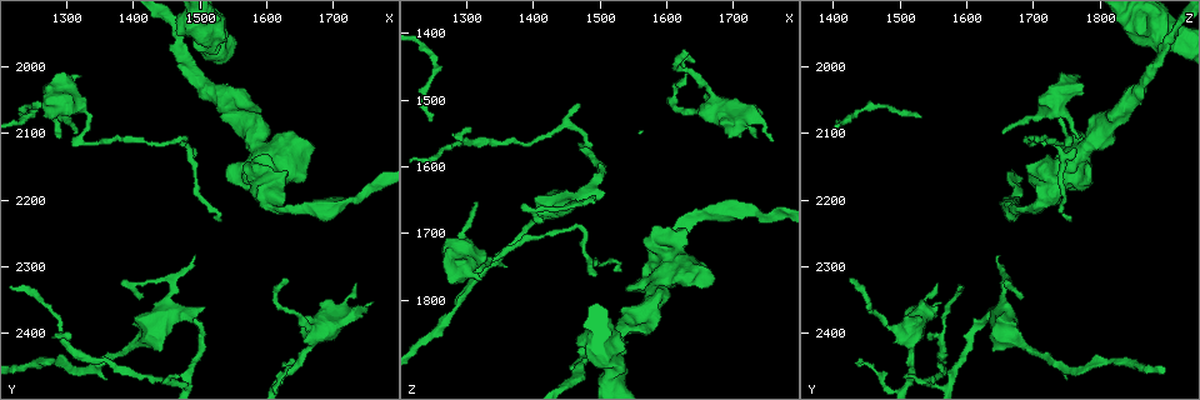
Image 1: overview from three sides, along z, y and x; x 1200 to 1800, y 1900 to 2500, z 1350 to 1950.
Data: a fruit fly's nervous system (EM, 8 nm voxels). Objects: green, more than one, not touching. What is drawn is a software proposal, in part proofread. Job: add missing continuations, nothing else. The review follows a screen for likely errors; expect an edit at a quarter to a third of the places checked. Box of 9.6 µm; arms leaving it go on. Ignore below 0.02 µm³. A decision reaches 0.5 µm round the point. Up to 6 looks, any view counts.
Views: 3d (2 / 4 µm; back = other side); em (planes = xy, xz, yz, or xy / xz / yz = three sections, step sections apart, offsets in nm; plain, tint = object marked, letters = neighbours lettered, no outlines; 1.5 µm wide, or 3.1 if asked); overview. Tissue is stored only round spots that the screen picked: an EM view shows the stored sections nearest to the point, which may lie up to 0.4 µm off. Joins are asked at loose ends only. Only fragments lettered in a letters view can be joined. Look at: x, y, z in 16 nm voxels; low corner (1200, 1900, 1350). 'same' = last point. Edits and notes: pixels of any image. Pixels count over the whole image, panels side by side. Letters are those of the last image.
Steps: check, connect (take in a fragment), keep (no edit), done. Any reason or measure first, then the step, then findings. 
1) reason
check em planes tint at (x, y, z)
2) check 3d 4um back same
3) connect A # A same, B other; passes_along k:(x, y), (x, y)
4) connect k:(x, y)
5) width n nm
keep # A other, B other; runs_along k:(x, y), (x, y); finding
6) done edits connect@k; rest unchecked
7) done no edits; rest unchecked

an open end
check 3d 4um at (1495, 2280, 1650)

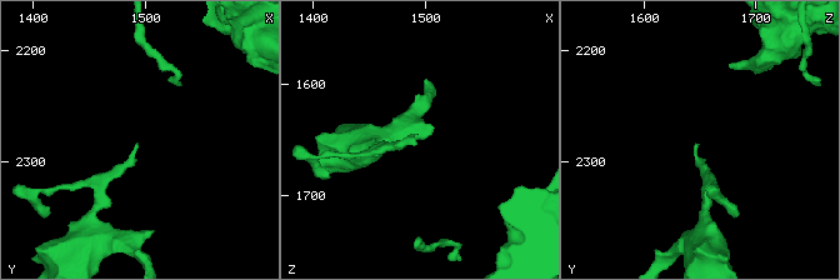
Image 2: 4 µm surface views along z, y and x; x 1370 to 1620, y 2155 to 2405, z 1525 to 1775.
check em planes letters at (1490, 2282, 1644)

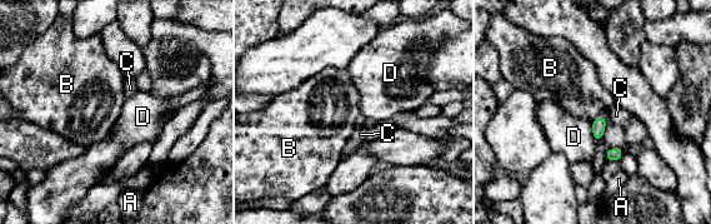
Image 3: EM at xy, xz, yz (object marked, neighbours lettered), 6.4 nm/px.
keep # A other, B other, C other, D other; border 3:(600, 115), (592, 123); none of them fits

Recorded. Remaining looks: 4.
thin end
check 3d 2um at (1535, 2230, 1755)

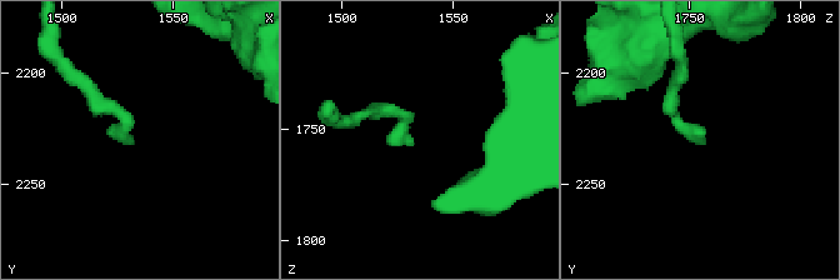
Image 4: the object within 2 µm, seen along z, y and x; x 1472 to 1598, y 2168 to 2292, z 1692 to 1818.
now the EM
check em xz step 8 letters at (1532, 2231, 1757)

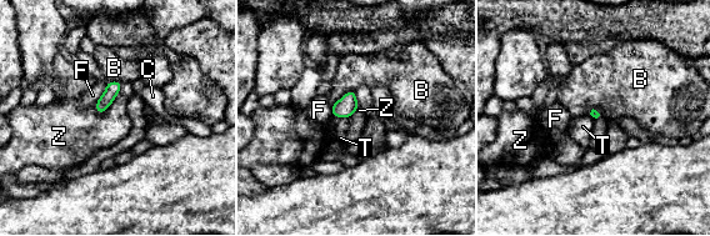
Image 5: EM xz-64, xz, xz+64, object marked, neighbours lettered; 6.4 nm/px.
keep # B other, C other, F other, T other, Z other; border 5:(354, 90), (344, 94), (333, 105); none of them fits

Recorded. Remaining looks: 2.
done no edits; rest unchecked

